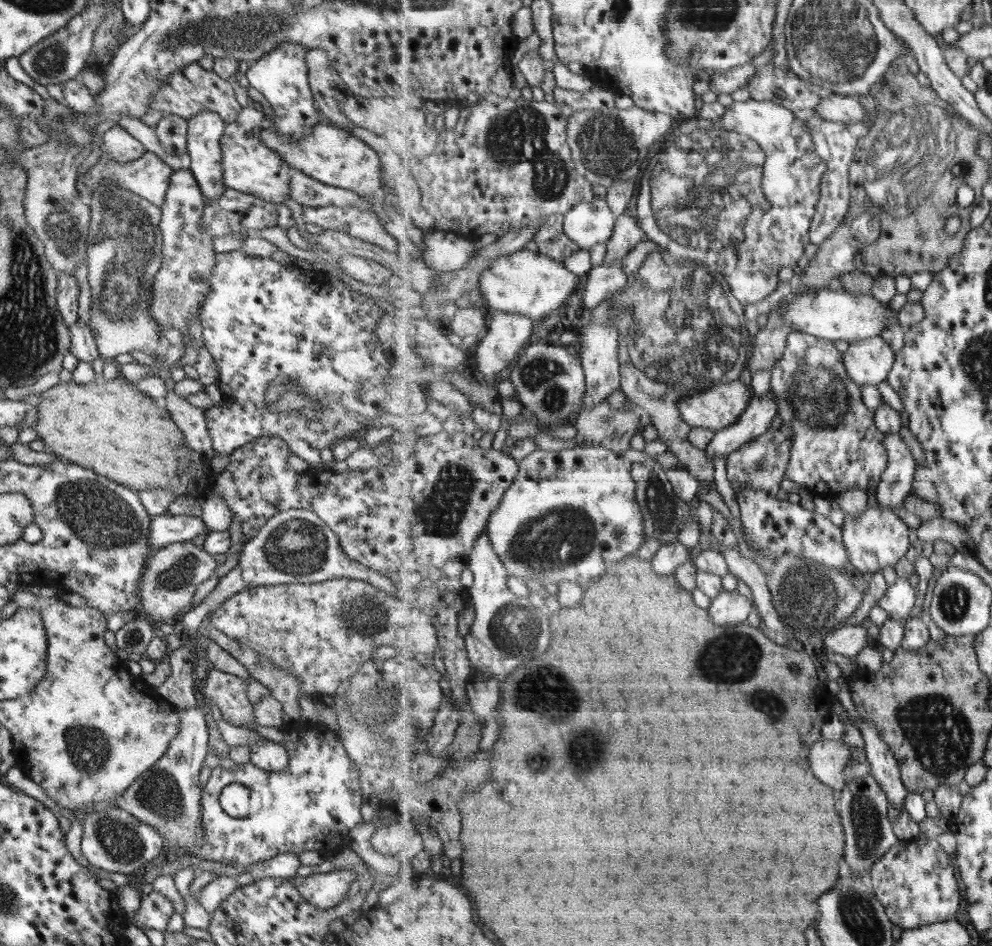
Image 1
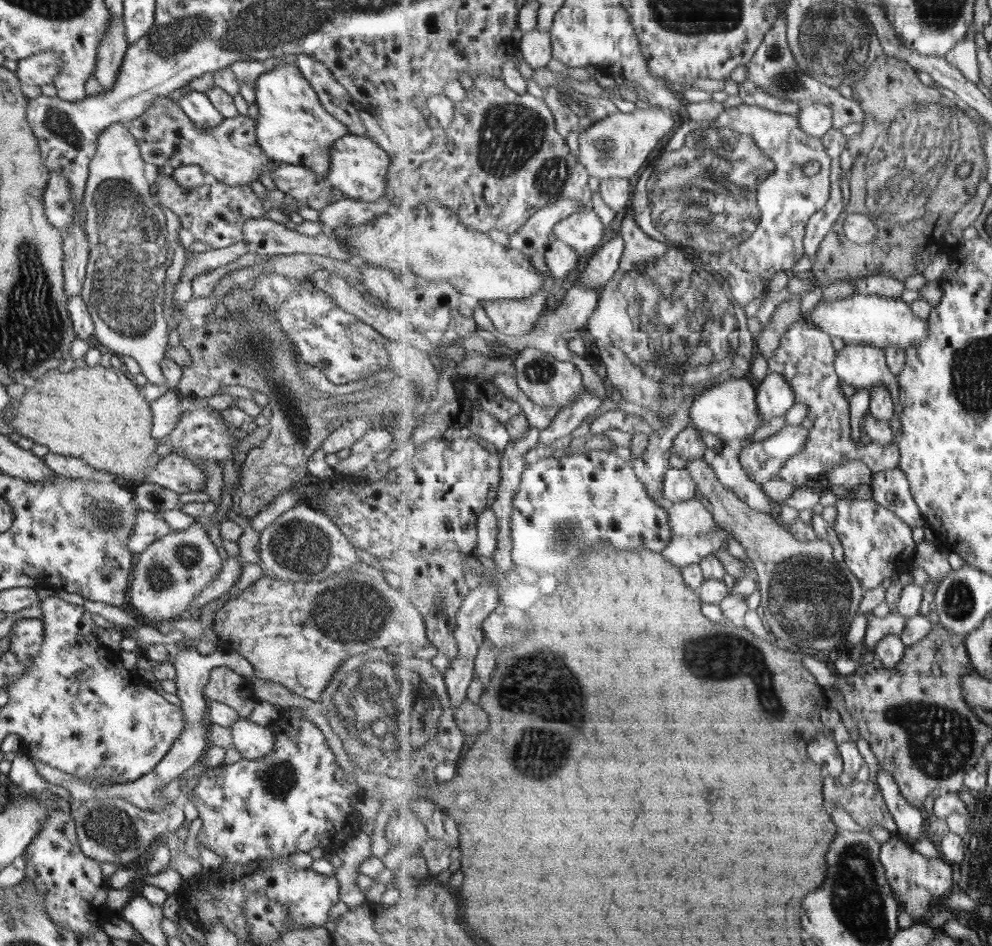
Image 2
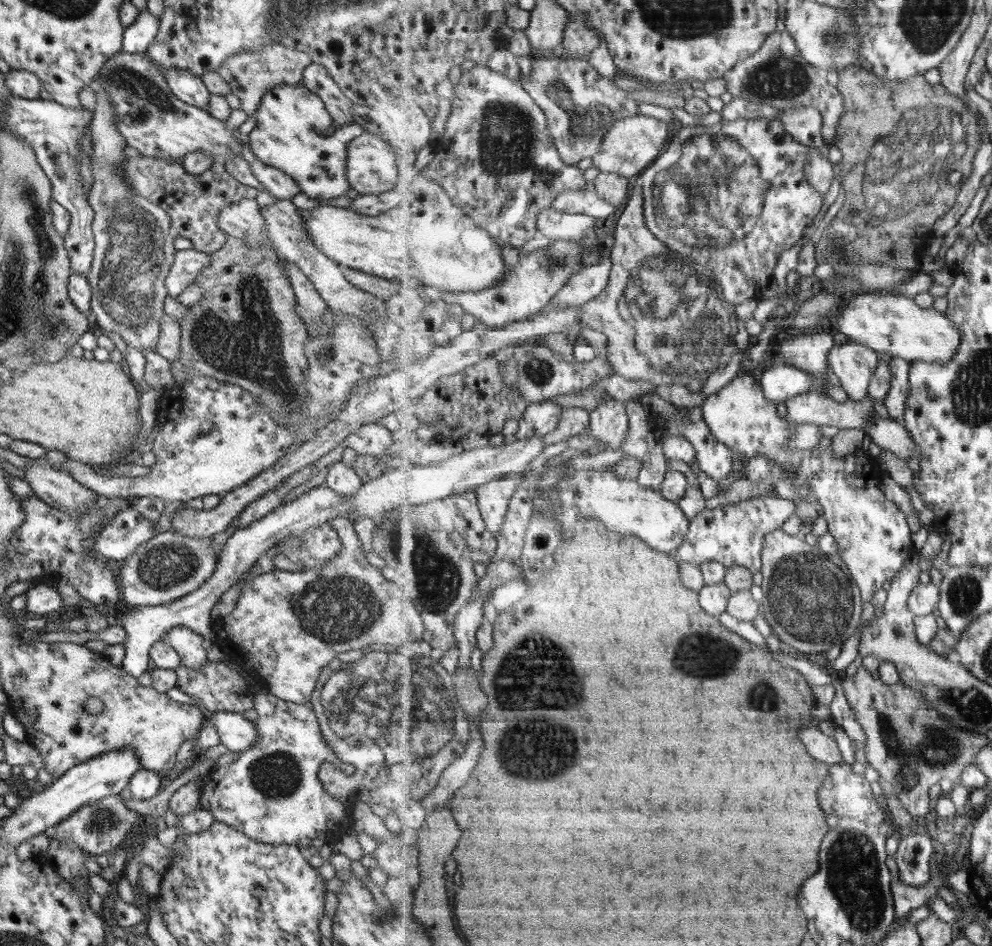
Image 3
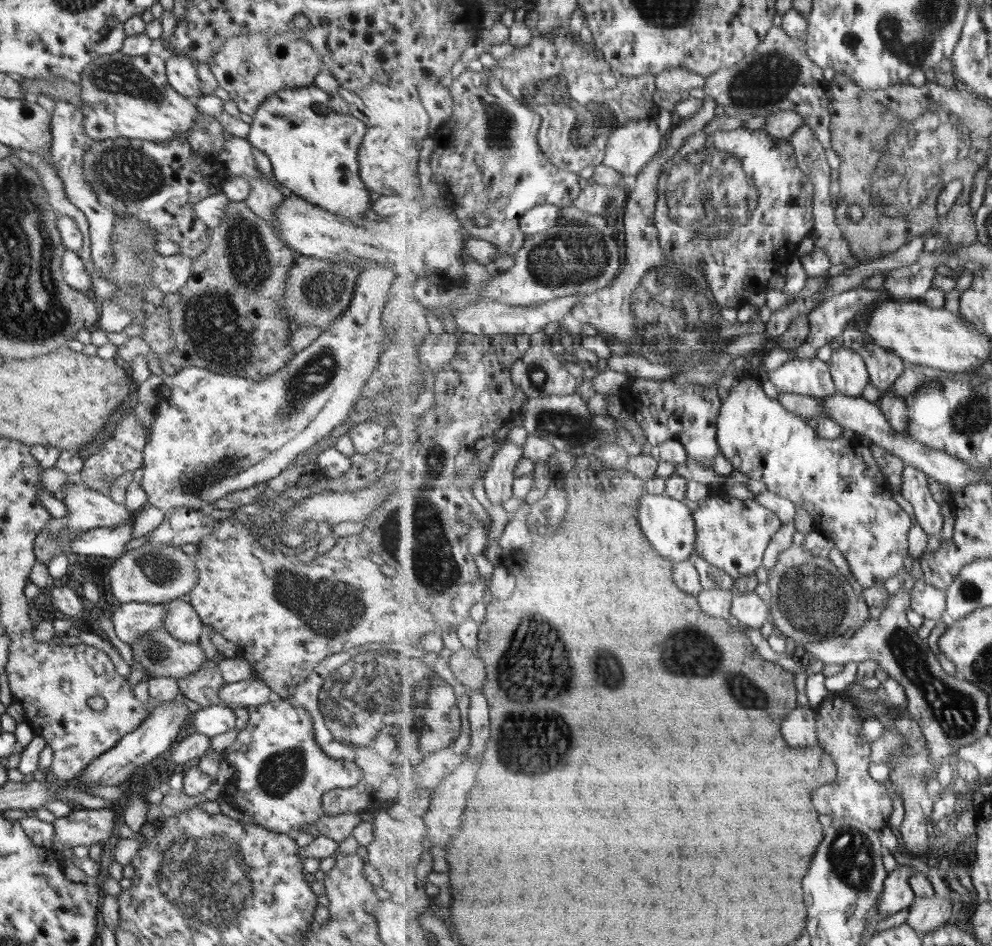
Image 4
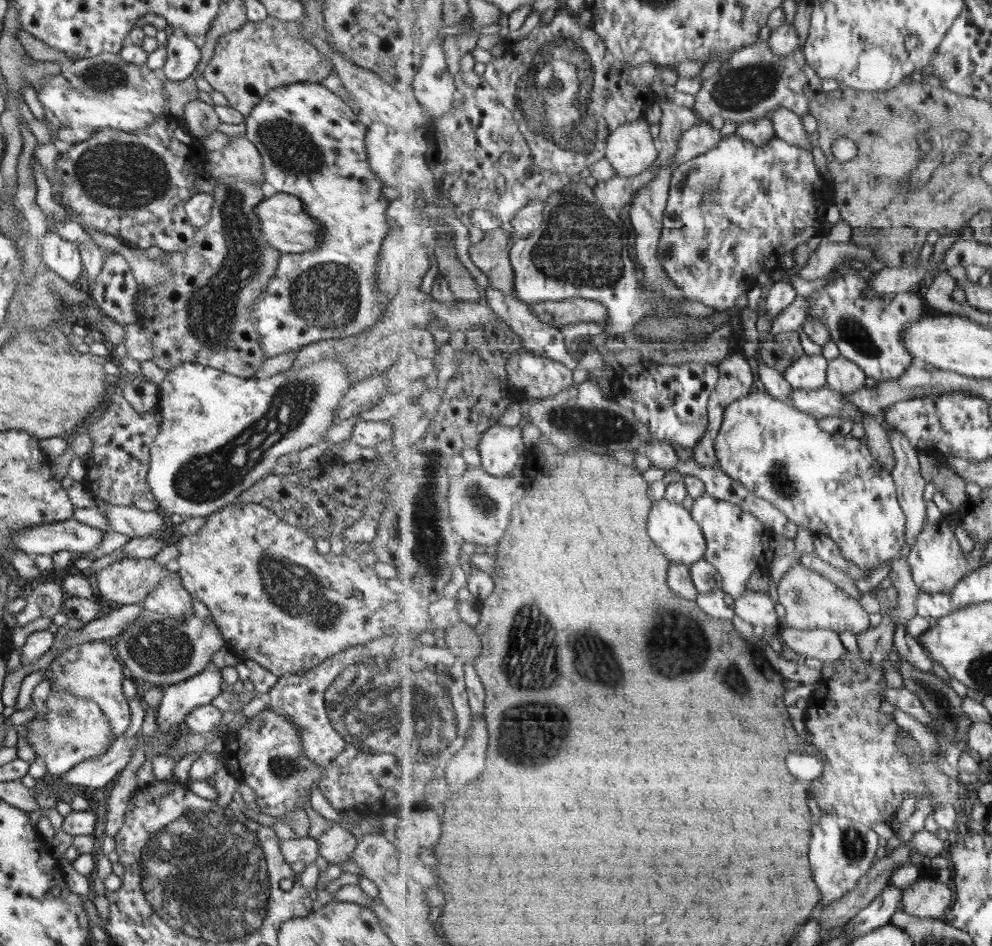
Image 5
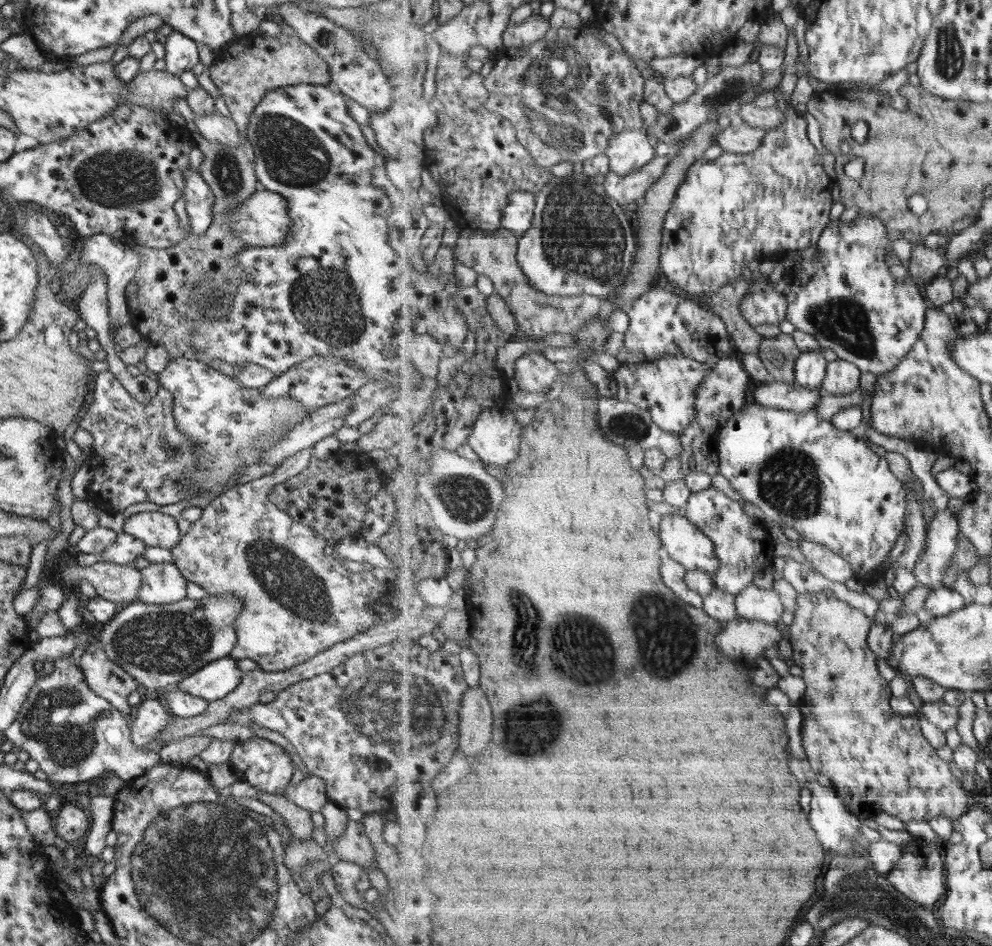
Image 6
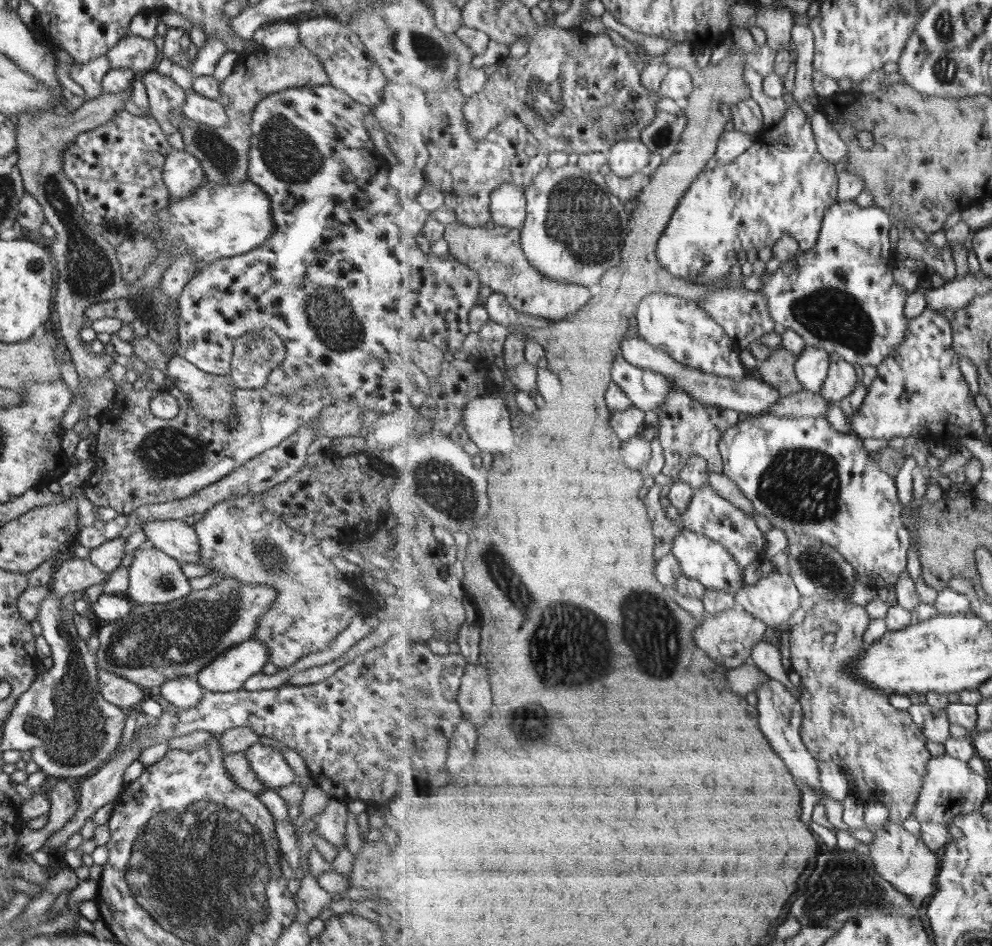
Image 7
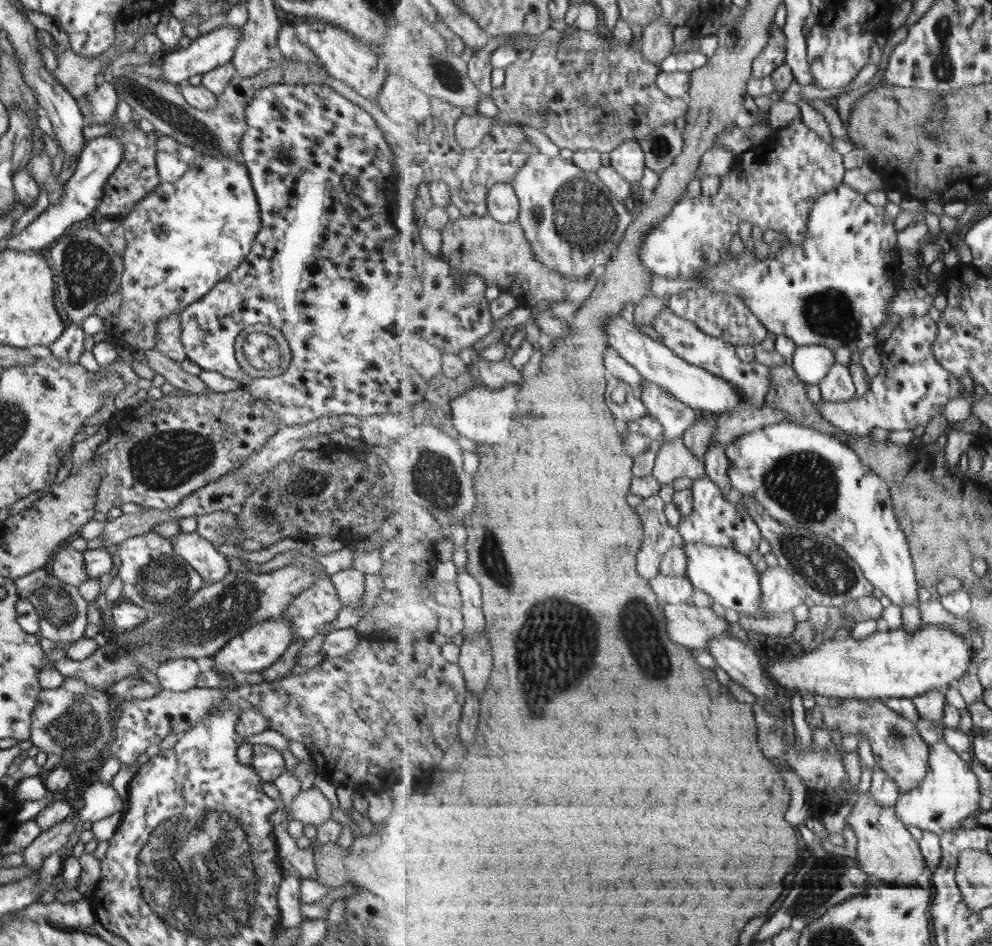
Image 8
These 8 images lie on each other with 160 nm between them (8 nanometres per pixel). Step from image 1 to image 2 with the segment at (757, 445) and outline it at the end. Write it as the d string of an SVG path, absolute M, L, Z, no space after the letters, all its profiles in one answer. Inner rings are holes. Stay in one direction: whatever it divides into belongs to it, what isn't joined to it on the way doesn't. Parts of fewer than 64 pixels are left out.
M786 425L761 441L751 441L740 451L741 466L756 483L771 482L779 478L784 463L806 447L809 433L800 425Z

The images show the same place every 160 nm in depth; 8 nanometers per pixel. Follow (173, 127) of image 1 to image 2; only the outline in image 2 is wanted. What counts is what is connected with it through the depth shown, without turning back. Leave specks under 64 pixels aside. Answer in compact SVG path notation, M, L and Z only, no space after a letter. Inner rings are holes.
M159 97L126 127L144 162L166 170L194 164L201 167L203 173L211 174L227 186L251 184L272 162L257 146L253 112L224 119L211 129L197 129L177 104L168 97Z

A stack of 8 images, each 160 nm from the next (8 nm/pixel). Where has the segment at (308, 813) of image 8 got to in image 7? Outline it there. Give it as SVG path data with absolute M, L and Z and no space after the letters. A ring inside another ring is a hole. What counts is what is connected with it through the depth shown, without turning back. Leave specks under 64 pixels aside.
M329 797L327 804L321 813L313 816L316 819L316 832L321 835L327 842L331 843L337 850L346 846L345 839L345 821L346 821L346 804Z

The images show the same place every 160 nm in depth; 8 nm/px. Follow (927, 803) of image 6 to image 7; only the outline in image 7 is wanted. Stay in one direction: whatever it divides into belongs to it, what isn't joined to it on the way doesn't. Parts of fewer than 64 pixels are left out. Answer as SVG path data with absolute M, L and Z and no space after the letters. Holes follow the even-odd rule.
M817 601L807 612L803 623L790 629L791 662L803 686L799 697L804 710L800 733L808 751L820 763L829 760L839 763L842 771L848 775L851 795L863 802L884 804L890 810L891 821L903 824L914 816L932 756L927 750L928 738L918 728L909 710L895 708L890 703L890 695L885 691L867 685L865 681L857 680L849 674L852 662L866 654L863 636L869 624L871 617L865 606L848 602Z

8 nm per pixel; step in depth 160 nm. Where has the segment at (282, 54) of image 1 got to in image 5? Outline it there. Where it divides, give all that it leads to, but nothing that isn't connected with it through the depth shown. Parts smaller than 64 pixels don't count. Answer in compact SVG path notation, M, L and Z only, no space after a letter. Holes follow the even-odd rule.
M299 82L269 90L263 96L263 99L249 112L245 120L243 120L245 126L244 138L253 144L253 147L257 149L261 157L264 182L271 184L279 193L287 193L295 196L301 202L303 212L307 216L313 217L322 228L320 236L318 236L318 245L313 250L297 254L280 253L274 275L266 284L262 296L250 308L252 310L250 318L254 320L254 327L258 332L257 344L259 344L259 348L261 348L261 352L263 352L265 358L287 354L287 352L293 352L293 350L299 351L301 348L307 346L307 344L318 342L318 340L327 340L327 338L343 340L346 336L358 337L367 331L369 327L375 326L380 321L382 312L388 303L380 289L376 287L375 268L379 260L378 254L382 240L389 231L389 221L385 217L385 210L387 210L389 201L392 199L392 193L385 191L385 188L376 178L376 175L369 168L364 149L366 127L360 124L355 116L356 113L341 98L337 98L335 94L327 91L327 88L324 88L319 83Z

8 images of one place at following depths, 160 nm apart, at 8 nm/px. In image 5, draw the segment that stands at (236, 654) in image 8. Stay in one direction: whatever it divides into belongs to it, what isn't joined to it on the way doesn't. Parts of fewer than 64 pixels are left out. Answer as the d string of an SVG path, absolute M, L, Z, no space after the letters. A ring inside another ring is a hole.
M212 665L182 682L164 686L160 703L154 710L155 732L178 733L190 709L210 704L210 700L221 692L223 686L220 671Z

